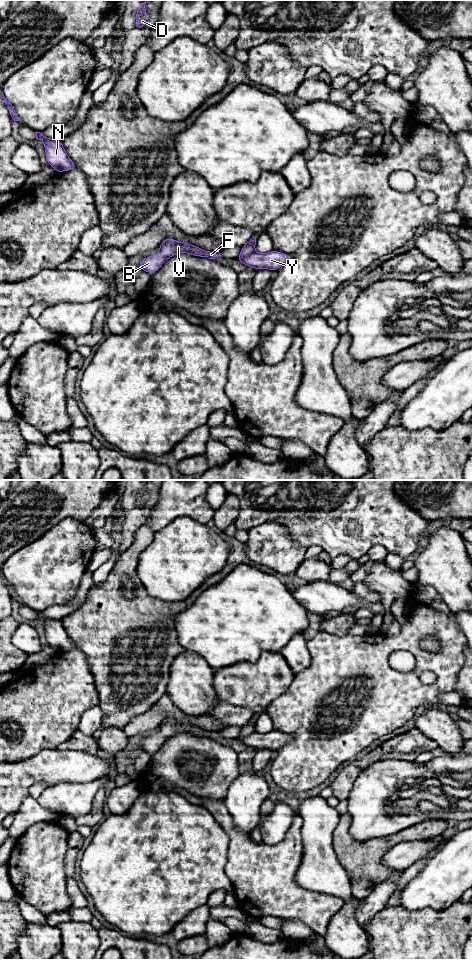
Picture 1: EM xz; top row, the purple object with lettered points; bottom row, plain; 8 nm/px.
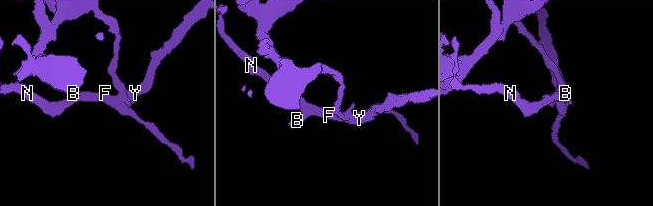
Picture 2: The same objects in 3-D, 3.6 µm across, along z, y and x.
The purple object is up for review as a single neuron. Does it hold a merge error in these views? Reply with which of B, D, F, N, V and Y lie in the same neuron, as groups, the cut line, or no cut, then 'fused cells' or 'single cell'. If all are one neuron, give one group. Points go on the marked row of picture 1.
B F N V Y / D; cut in xz along (254, 251), (247, 255), (240, 255); fused cells

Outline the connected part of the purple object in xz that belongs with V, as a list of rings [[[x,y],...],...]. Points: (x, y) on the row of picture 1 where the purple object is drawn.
[[[166,238],[159,245],[158,253],[145,257],[139,263],[140,269],[149,274],[154,274],[168,258],[180,253],[187,253],[197,257],[206,257],[213,260],[218,256],[221,257],[219,251],[207,251],[193,244],[176,241],[172,238]]]

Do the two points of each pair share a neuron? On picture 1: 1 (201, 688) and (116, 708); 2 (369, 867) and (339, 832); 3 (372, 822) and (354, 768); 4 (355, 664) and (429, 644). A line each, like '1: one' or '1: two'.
1: two
2: one
3: two
4: two

